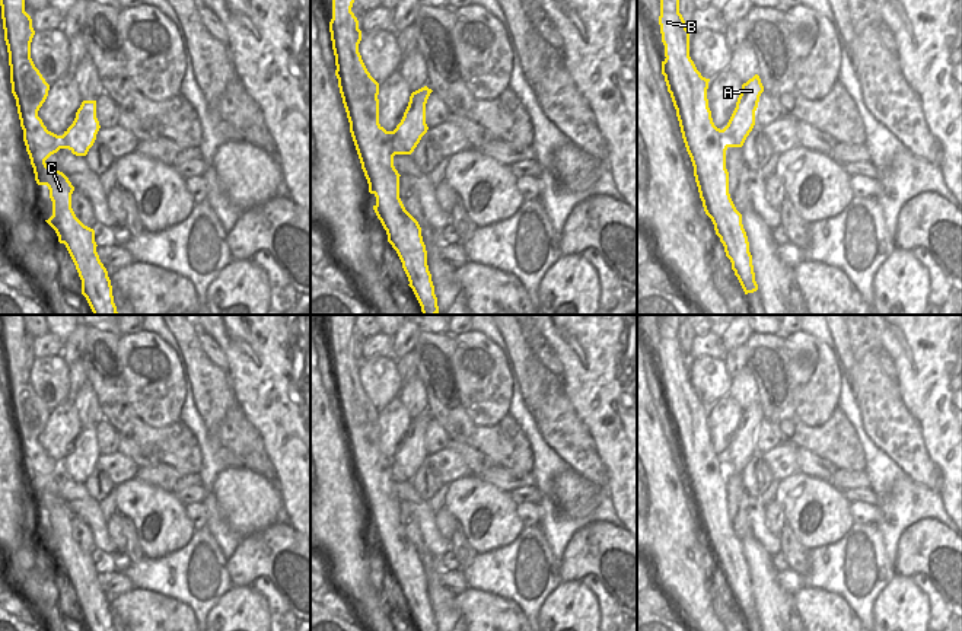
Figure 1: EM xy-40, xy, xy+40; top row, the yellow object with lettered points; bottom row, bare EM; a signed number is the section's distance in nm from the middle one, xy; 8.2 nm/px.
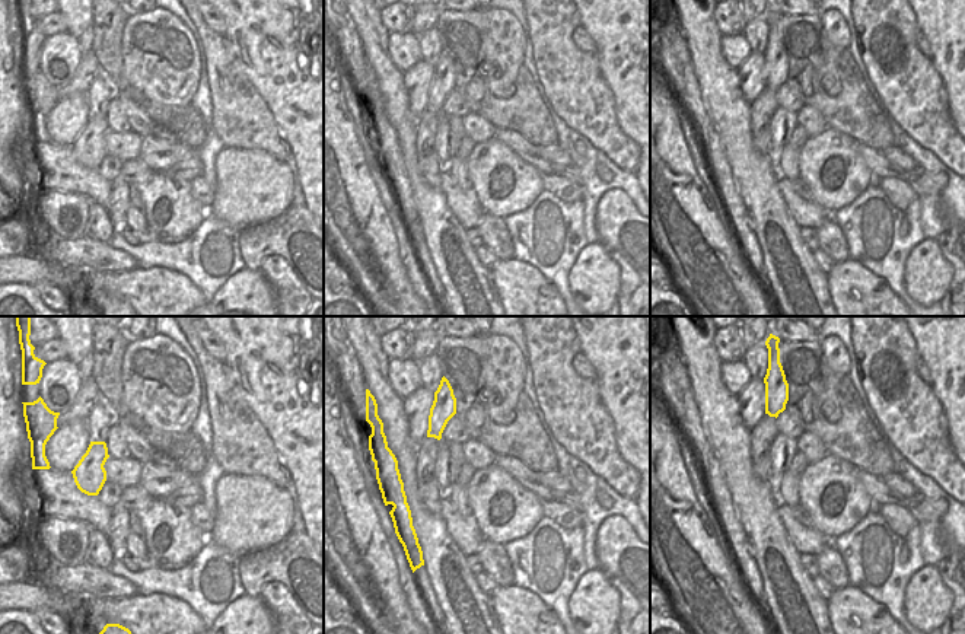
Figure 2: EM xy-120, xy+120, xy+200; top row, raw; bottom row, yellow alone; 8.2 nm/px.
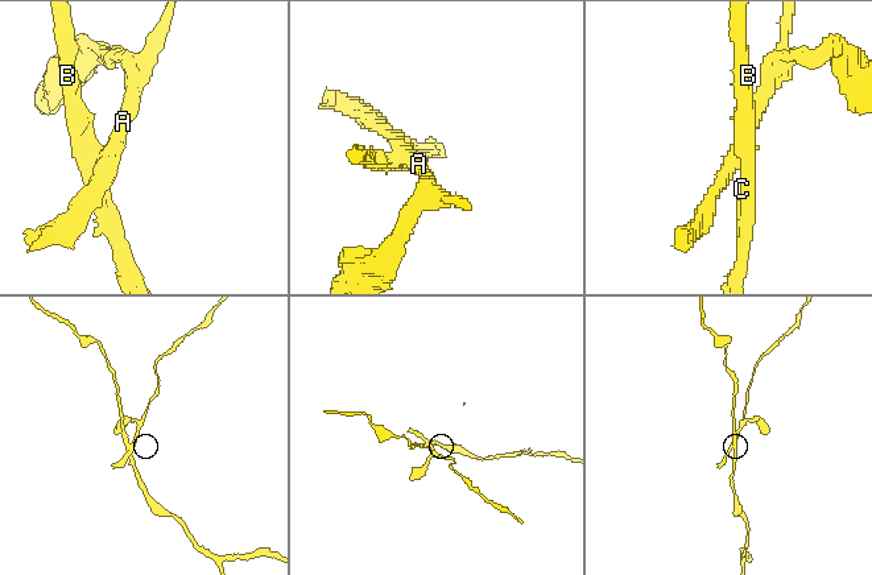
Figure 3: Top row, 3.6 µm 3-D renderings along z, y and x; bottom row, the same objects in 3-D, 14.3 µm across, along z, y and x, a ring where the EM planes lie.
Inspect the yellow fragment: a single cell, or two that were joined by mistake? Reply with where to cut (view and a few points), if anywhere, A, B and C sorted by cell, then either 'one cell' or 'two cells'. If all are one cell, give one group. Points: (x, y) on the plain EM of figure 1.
cut in xy along (392, 458), (392, 477), (395, 480); A / B C; two cells

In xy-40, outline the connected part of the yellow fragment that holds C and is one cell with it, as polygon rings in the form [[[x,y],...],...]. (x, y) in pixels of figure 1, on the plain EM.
[[[0,315],[4,367],[9,379],[12,420],[16,426],[23,468],[38,512],[47,512],[52,542],[45,546],[64,570],[82,606],[82,621],[89,631],[115,631],[108,597],[96,579],[95,557],[85,552],[71,535],[74,513],[69,504],[45,487],[67,475],[64,462],[47,456],[38,437],[45,428],[50,411],[31,385],[35,361],[32,345],[25,338],[23,315]]]

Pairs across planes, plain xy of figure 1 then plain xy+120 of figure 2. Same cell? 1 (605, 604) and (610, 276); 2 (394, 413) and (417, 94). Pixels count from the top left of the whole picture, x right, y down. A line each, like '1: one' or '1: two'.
1: two
2: one

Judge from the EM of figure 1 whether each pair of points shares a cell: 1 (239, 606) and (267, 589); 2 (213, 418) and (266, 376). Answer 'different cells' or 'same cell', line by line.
1: different cells
2: different cells

